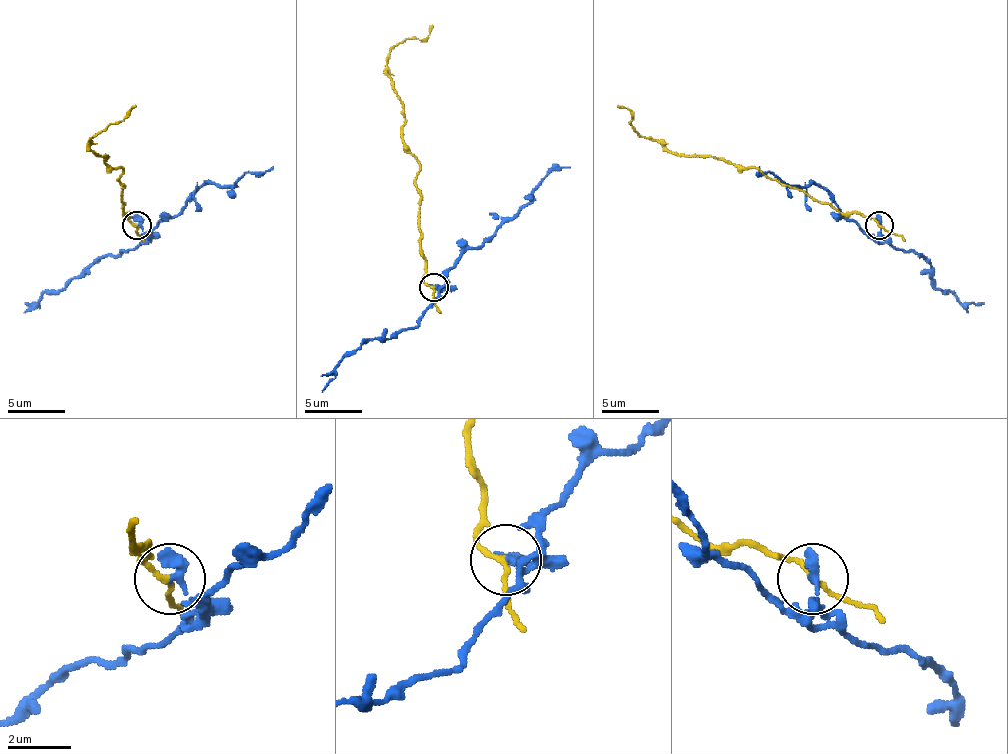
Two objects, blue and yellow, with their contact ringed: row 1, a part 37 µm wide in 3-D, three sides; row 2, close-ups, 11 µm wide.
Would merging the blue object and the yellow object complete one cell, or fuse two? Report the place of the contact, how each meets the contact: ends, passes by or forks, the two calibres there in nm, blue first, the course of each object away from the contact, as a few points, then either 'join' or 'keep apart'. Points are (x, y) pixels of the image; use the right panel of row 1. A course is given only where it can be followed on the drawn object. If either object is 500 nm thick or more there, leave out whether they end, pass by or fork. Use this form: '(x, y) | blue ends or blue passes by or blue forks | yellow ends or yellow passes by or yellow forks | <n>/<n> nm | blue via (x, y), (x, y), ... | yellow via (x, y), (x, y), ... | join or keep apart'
(879, 225) | blue ends | yellow passes by | 380/150 nm | blue via (877, 224), (877, 236), (868, 236), (840, 216), (834, 198), (817, 184), (794, 187), (763, 173), (760, 167) | yellow via (880, 224), (814, 201), (794, 187), (765, 178), (754, 167), (662, 147), (640, 136), (631, 113), (617, 104) | keep apart

